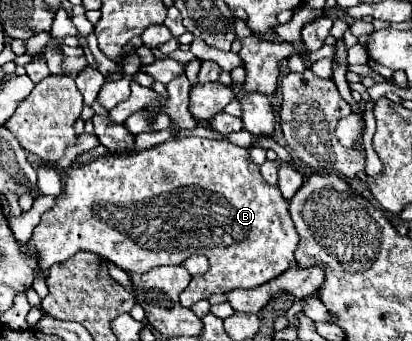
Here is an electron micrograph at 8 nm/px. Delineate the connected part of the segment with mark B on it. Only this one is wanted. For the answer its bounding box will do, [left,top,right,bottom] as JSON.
[29,137,299,307]

